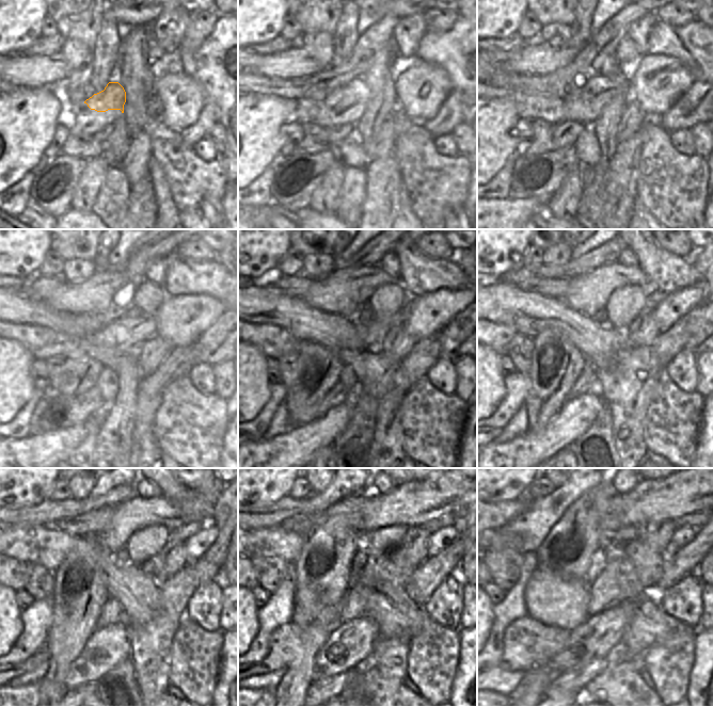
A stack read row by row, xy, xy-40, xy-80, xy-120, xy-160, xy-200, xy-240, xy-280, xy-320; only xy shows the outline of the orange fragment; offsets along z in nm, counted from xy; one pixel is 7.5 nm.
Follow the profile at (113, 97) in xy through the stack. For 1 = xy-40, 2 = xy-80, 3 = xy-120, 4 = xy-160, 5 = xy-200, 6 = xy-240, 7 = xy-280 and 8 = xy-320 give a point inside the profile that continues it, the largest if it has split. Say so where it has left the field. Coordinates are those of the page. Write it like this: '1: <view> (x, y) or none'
1: xy-40 (355, 95)
2: xy-80 (596, 94)
3: xy-120 (132, 328)
4: xy-160 (371, 333)
5: xy-200 (601, 318)
6: xy-240 (122, 557)
7: xy-280 (360, 558)
8: xy-320 (598, 561)

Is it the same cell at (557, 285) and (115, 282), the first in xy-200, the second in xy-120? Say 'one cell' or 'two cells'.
two cells

